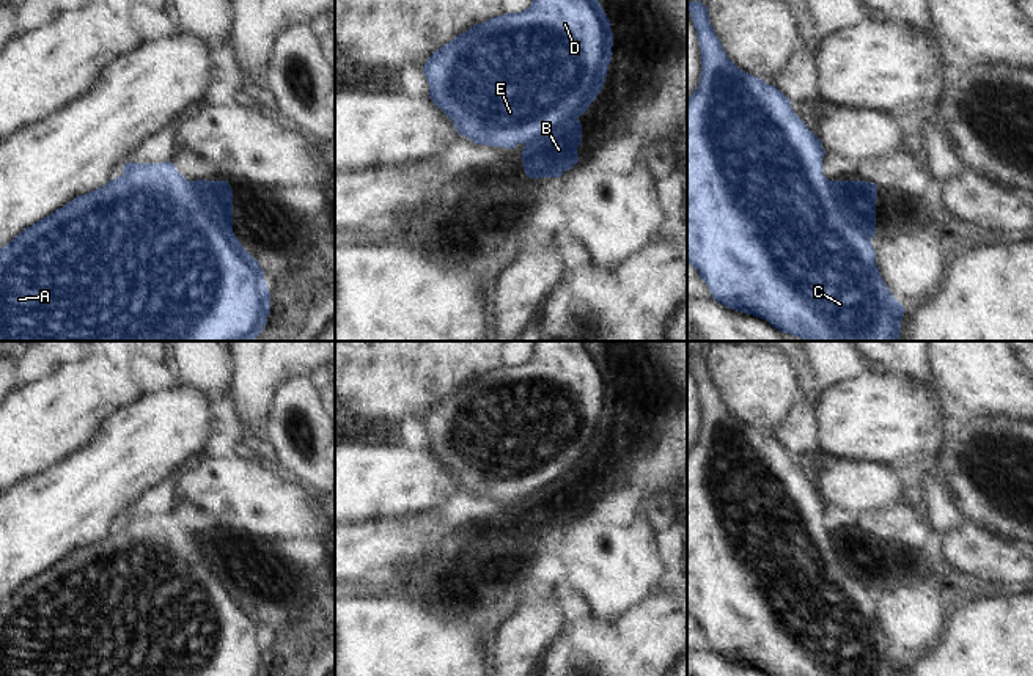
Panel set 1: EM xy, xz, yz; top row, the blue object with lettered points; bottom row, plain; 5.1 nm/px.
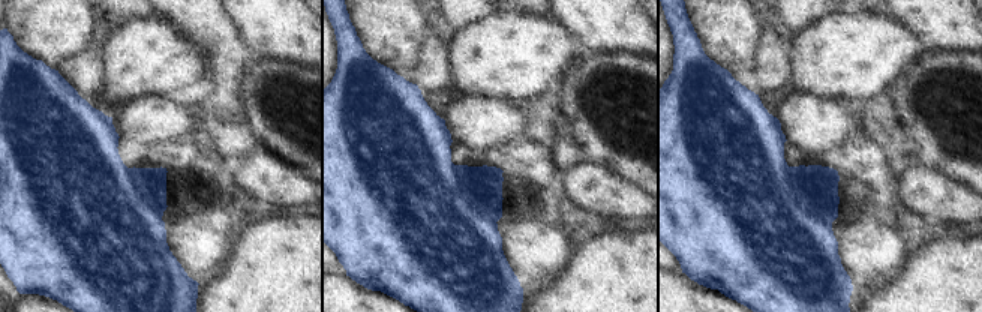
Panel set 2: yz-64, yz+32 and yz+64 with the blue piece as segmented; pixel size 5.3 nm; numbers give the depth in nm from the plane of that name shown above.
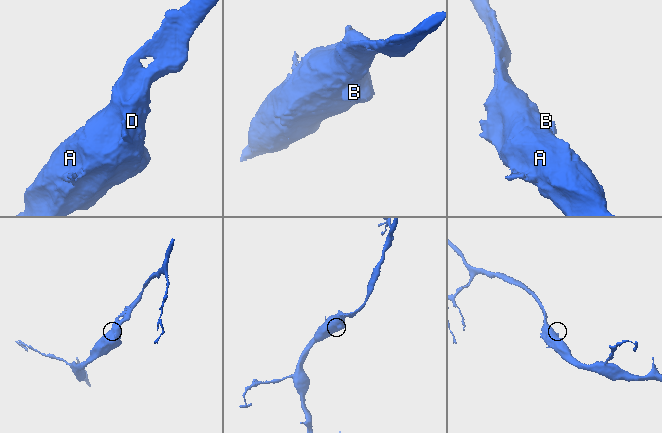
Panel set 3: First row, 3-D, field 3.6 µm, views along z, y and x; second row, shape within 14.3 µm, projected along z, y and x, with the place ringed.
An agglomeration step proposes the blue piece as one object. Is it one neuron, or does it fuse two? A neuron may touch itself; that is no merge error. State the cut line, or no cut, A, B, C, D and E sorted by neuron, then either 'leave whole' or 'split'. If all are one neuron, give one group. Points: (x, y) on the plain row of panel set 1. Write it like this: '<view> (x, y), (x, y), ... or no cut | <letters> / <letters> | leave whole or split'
no cut | A B C D E | leave whole

